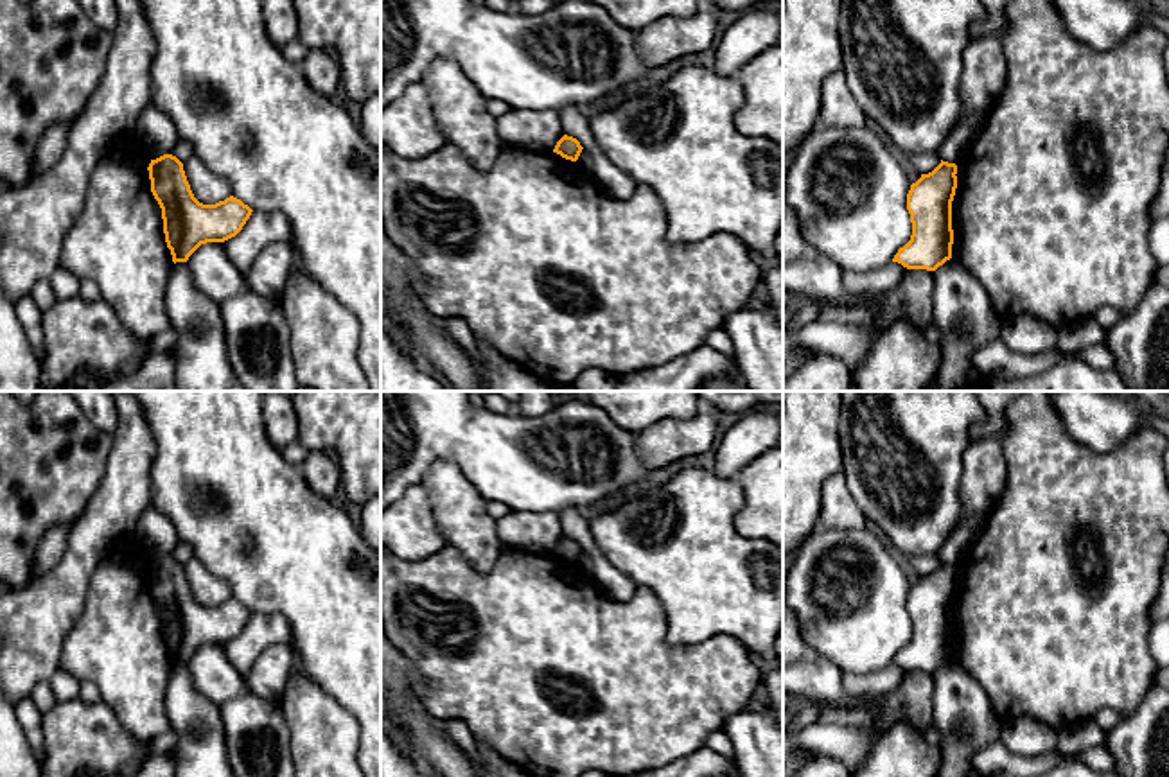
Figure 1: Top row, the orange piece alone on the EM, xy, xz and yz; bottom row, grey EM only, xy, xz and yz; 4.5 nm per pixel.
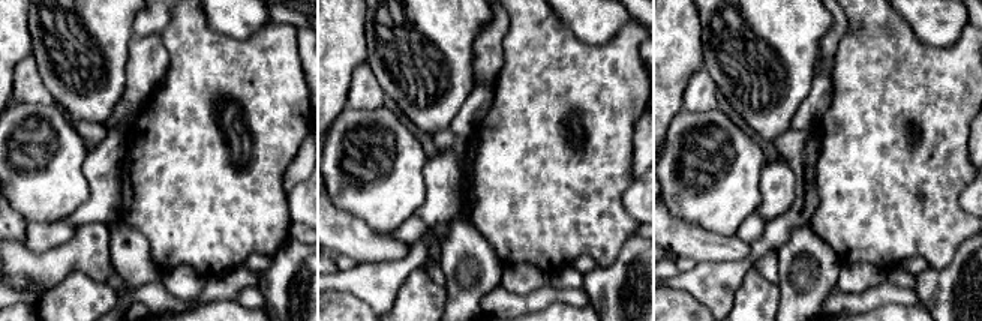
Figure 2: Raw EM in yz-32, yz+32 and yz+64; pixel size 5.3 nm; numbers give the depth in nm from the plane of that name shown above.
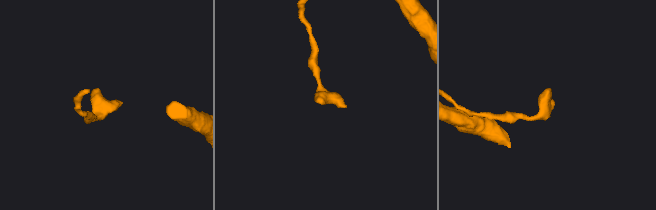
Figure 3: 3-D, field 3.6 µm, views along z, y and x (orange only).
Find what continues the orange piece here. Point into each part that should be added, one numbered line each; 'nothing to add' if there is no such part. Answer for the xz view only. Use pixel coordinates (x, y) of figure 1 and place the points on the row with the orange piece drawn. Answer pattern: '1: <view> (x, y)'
nothing to add

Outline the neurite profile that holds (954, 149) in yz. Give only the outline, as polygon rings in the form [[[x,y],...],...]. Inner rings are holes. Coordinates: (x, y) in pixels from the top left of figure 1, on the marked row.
[[[982,109],[962,117],[939,147],[939,158],[961,165],[975,135],[988,124],[989,111],[991,109]]]

